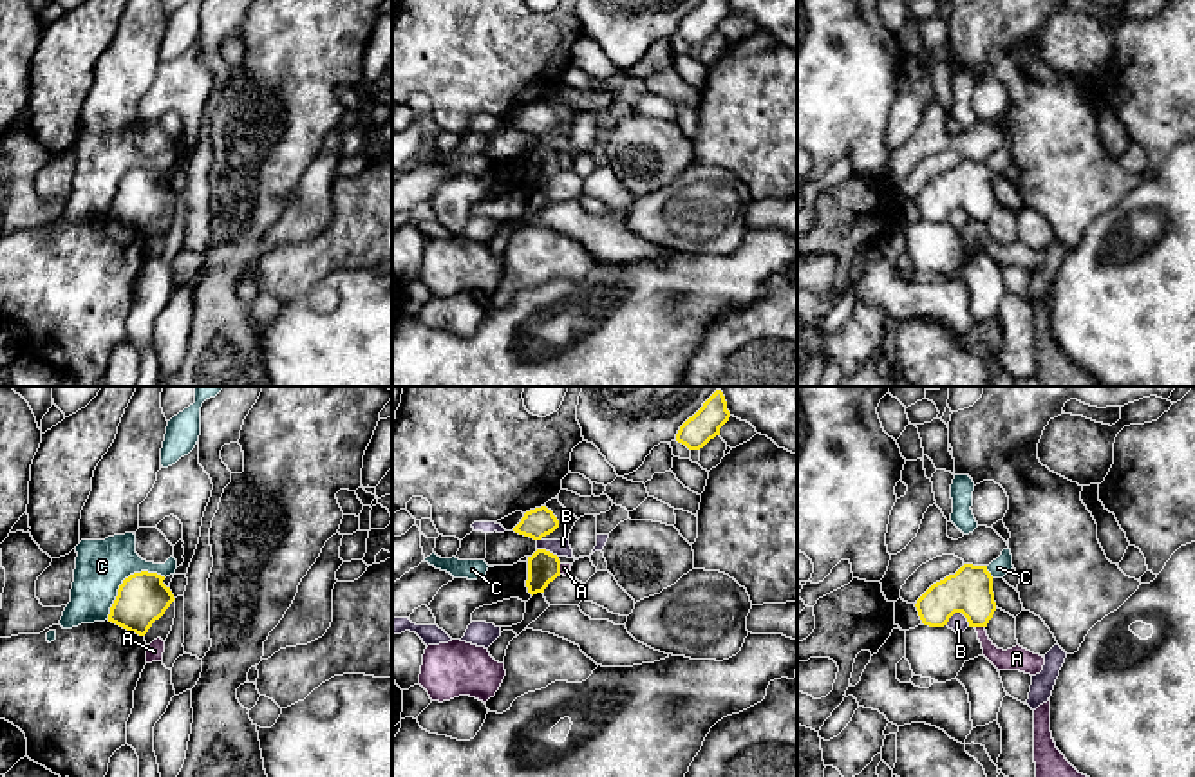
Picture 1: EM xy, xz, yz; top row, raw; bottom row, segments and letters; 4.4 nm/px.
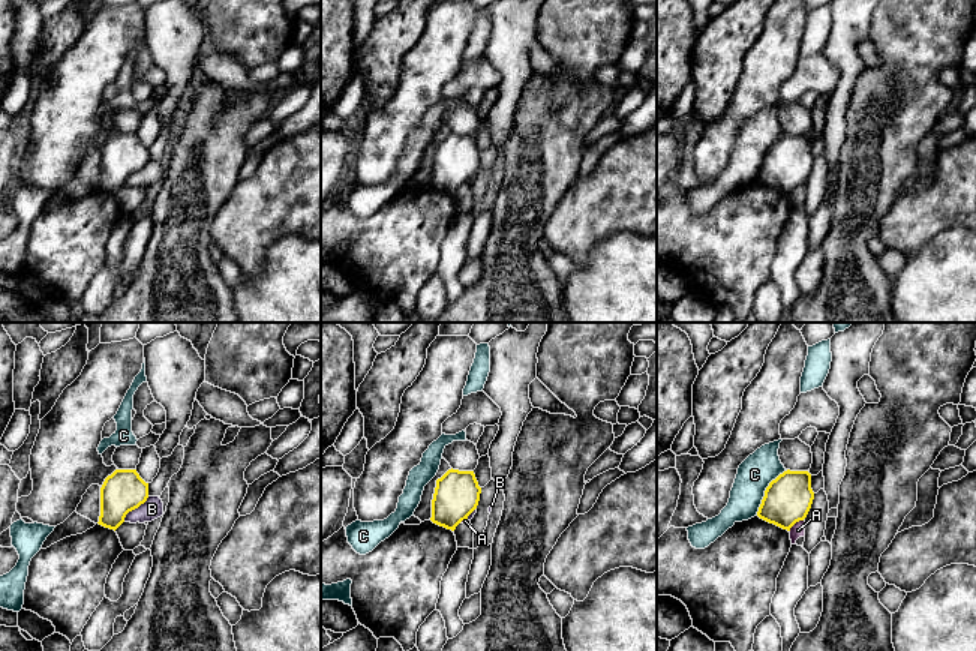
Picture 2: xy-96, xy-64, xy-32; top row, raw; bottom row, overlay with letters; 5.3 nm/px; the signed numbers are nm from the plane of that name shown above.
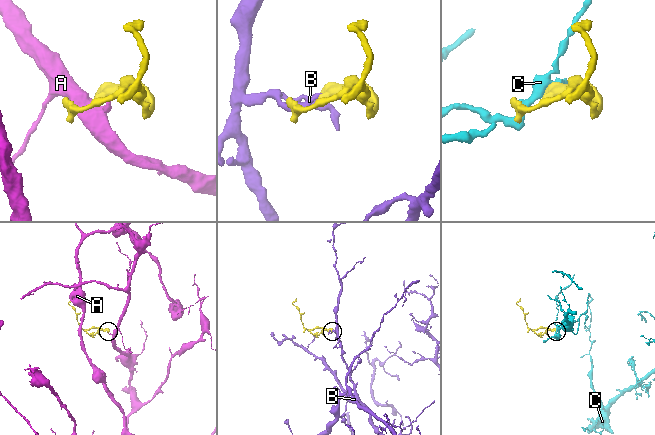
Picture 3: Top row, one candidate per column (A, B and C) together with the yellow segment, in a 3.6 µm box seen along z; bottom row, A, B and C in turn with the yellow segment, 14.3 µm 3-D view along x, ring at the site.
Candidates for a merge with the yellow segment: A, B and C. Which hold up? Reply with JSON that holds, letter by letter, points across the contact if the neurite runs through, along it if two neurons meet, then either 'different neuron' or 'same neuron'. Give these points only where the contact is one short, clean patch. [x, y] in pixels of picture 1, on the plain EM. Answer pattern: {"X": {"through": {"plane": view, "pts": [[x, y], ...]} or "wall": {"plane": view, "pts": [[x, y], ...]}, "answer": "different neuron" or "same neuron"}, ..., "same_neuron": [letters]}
{"A": {"wall": {"plane": "yz", "pts": [[975, 221], [984, 223]]}, "answer": "different neuron"}, "B": {"answer": "different neuron"}, "C": {"wall": {"plane": "xy", "pts": [[165, 172], [154, 167], [131, 168], [120, 181], [107, 214]]}, "answer": "different neuron"}, "same_neuron": []}

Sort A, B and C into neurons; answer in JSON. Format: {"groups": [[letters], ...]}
{"groups": [["A"], ["B"], ["C"]]}

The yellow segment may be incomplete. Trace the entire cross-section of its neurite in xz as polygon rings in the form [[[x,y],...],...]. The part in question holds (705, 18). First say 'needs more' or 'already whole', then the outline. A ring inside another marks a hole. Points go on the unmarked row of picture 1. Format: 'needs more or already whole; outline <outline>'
already whole; outline [[[703,0],[678,25],[676,36],[689,45],[703,43],[710,34],[720,31],[720,23],[729,16],[727,0]]]

